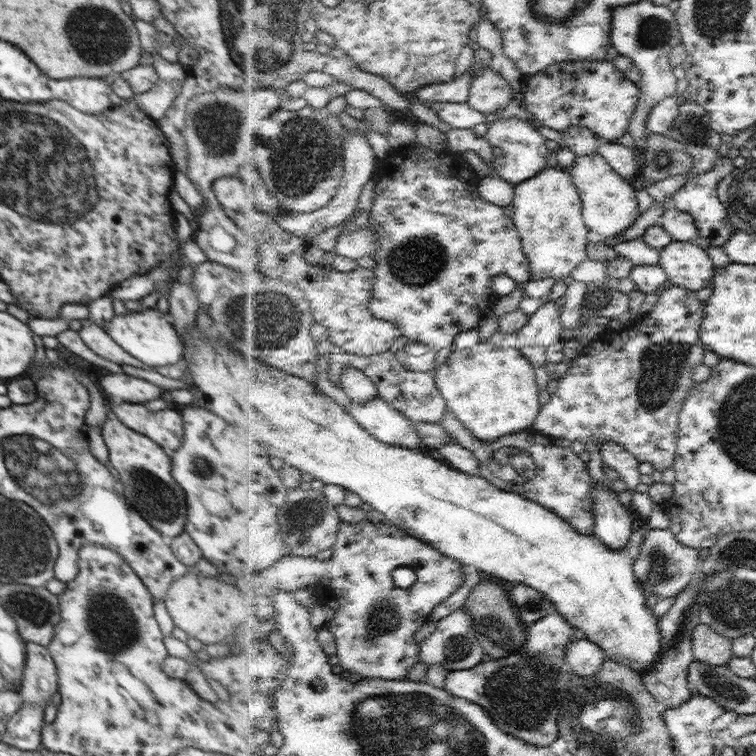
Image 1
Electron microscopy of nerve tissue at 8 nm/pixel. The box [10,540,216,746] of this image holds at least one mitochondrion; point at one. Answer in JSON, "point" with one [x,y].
{"point":[114,627]}

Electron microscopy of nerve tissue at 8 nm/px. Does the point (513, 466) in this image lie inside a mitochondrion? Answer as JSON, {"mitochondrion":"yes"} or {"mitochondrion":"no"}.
{"mitochondrion":"yes"}

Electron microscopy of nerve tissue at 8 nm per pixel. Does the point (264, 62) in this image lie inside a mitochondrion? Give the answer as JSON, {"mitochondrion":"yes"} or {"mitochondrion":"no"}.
{"mitochondrion":"yes"}

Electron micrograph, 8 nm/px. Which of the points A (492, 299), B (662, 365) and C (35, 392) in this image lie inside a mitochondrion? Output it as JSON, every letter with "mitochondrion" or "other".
{"A":"other","B":"mitochondrion","C":"other"}

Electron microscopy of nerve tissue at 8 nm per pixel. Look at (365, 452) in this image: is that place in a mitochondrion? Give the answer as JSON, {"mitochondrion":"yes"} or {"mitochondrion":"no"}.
{"mitochondrion":"no"}

